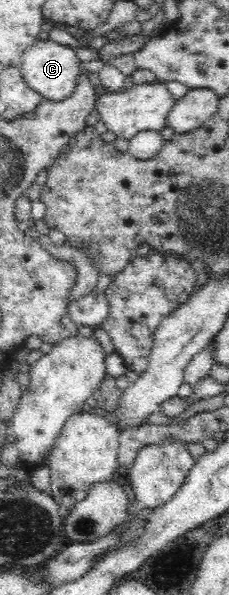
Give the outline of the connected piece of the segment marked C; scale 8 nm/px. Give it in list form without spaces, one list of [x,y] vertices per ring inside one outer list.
[[[53,40],[38,41],[29,49],[23,51],[20,59],[20,72],[27,86],[37,92],[43,100],[67,99],[76,89],[79,74],[81,73],[80,62],[69,46],[53,42]]]

